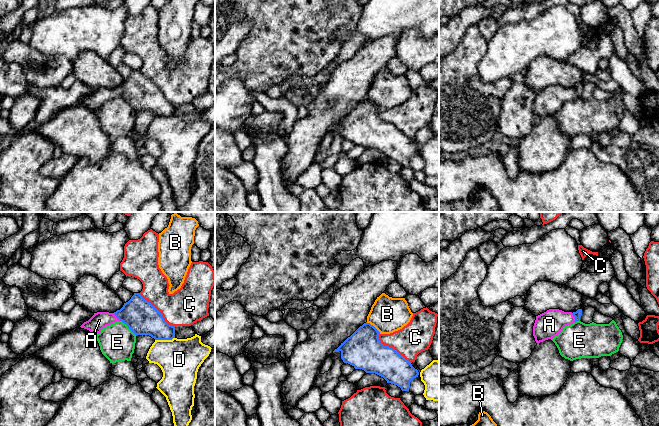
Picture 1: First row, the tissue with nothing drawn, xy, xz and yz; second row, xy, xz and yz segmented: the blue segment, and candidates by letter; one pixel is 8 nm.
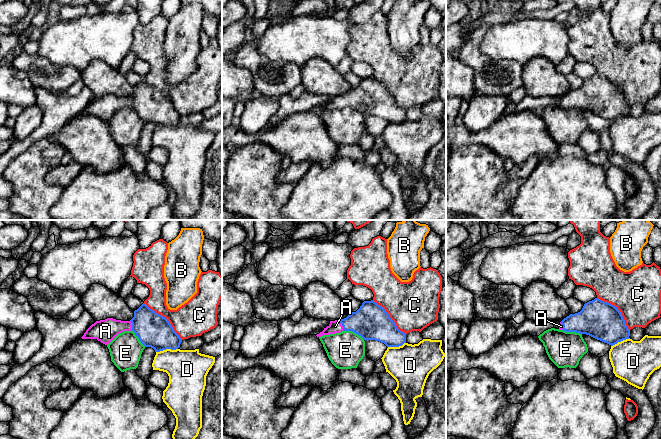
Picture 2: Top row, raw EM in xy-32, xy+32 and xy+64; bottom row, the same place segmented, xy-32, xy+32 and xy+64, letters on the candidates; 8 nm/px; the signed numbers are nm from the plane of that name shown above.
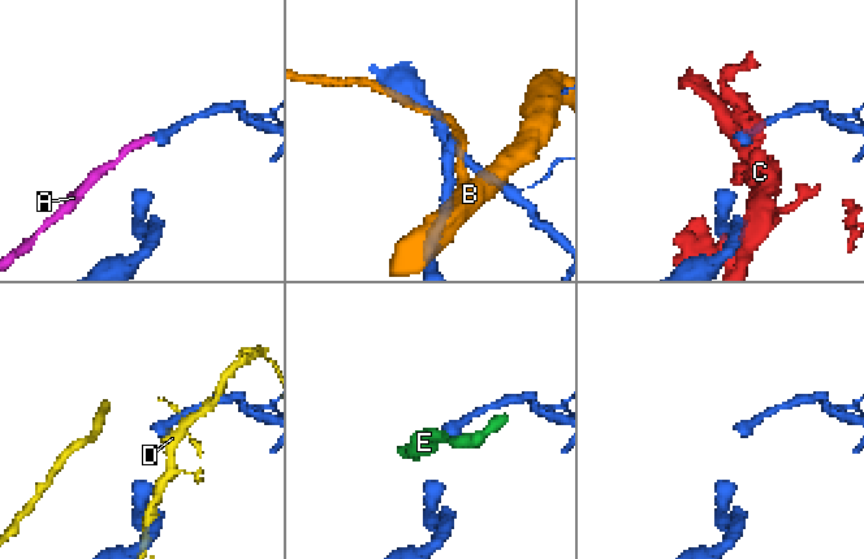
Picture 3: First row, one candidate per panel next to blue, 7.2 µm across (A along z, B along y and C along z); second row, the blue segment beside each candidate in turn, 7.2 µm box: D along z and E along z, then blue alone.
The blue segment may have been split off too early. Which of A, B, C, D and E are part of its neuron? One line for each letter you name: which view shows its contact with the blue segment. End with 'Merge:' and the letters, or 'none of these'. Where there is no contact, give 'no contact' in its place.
A: contact in yz
Merge: A

